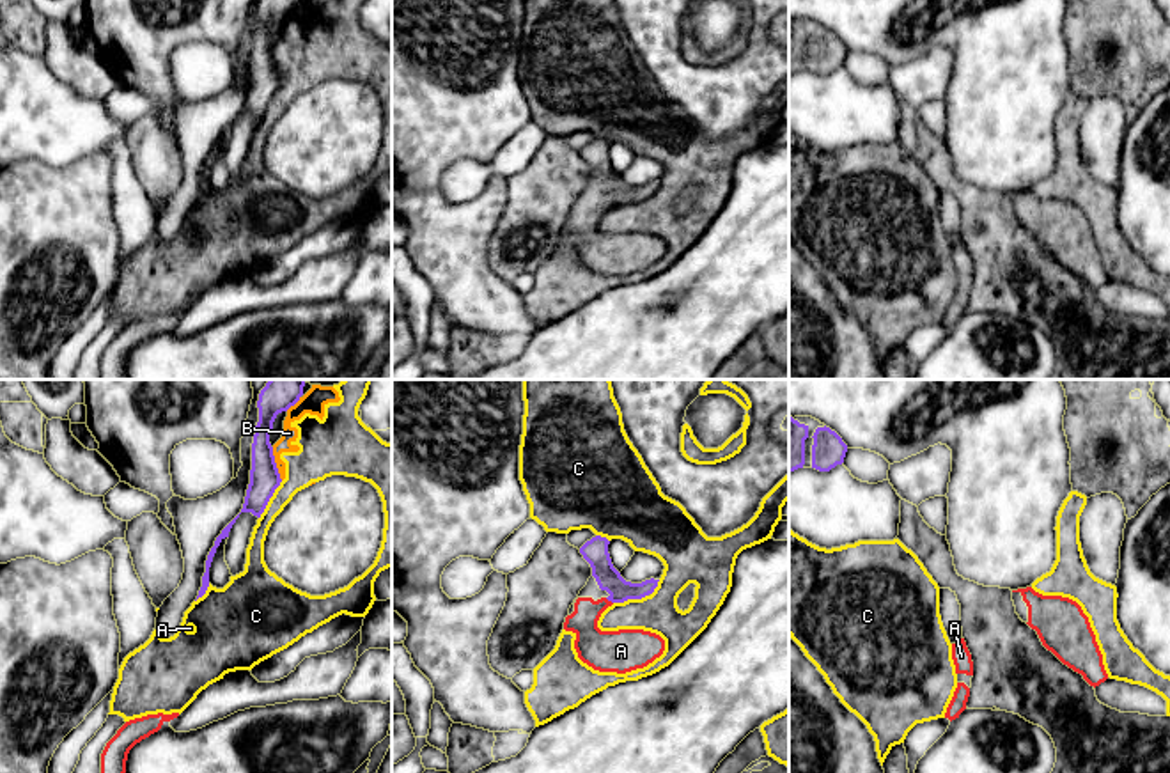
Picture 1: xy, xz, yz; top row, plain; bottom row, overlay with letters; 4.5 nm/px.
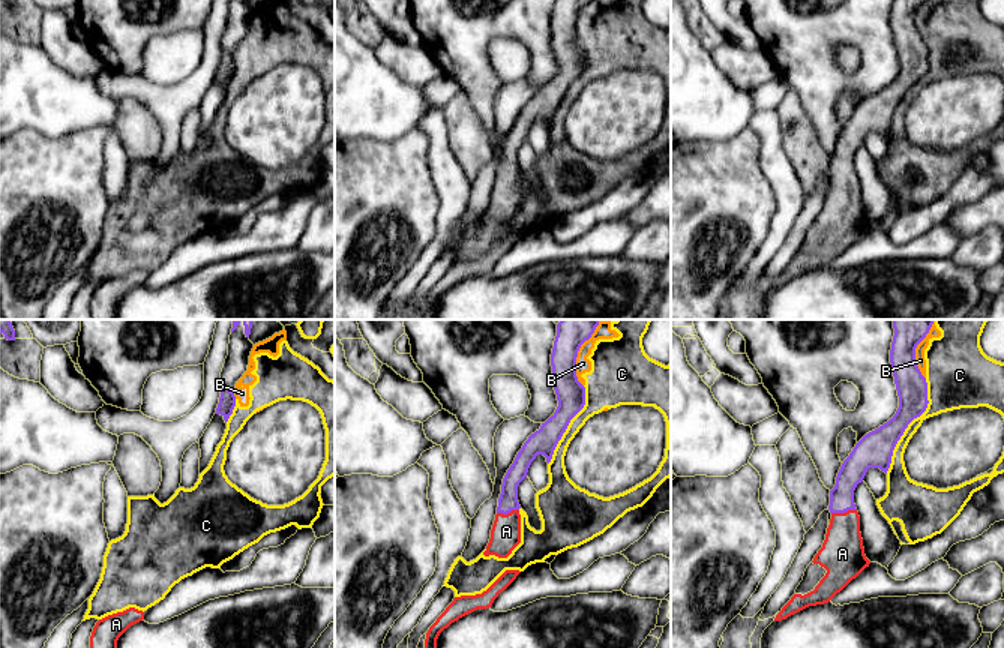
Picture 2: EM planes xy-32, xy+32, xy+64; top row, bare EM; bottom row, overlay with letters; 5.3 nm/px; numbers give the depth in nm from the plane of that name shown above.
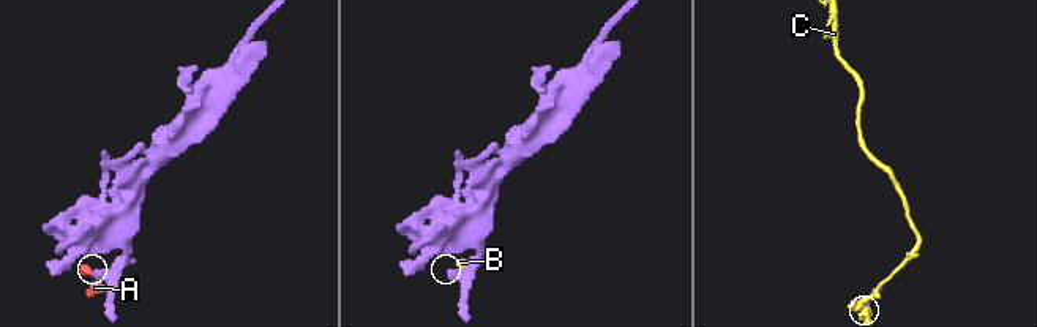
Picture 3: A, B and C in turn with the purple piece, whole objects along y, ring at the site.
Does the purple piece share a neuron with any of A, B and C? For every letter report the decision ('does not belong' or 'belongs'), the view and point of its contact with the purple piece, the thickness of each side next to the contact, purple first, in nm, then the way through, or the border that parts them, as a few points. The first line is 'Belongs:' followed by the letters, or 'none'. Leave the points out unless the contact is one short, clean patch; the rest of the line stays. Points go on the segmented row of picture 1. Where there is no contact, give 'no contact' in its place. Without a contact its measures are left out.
Belongs: A
A: belongs | xz (608, 600) | 110/190 nm
B: does not belong | xy (275, 463) | 140/70 nm
C: does not belong | xy (268, 500) | 140/160 nm

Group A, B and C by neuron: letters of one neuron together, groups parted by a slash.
A / B C

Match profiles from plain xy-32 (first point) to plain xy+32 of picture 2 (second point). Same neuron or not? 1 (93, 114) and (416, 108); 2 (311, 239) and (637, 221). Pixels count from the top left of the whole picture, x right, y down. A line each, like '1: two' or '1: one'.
1: one
2: two

